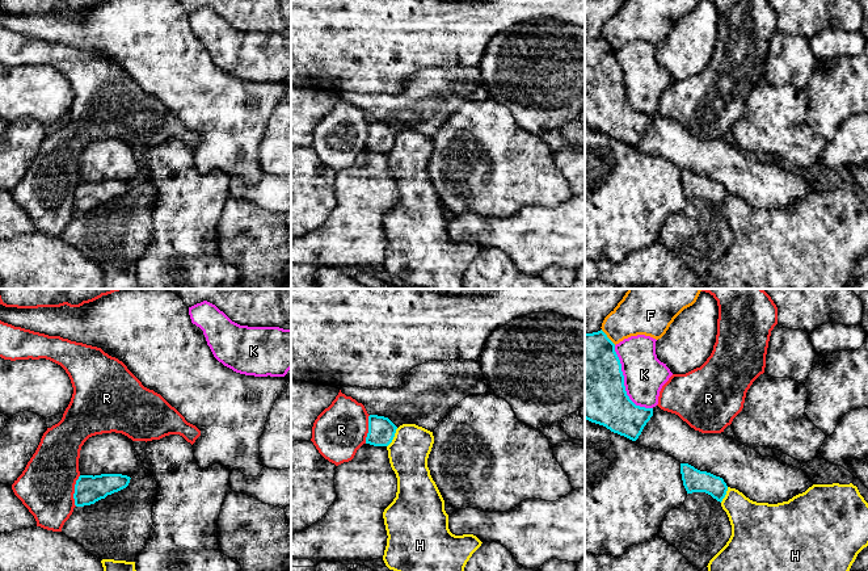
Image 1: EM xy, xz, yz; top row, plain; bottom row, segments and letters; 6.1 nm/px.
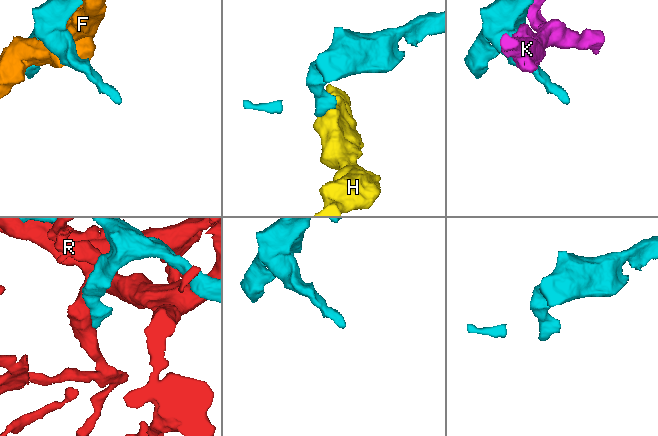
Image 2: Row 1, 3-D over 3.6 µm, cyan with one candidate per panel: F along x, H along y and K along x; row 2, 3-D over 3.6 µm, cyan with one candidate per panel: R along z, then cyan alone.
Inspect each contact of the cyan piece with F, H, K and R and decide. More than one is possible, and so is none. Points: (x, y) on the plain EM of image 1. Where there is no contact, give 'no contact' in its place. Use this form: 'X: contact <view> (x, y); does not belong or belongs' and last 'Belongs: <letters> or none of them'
F: contact yz (607, 43); does not belong
H: contact xz (394, 142); does not belong
K: contact yz (623, 89); does not belong
R: contact xy (75, 197); does not belong
Belongs: none of them

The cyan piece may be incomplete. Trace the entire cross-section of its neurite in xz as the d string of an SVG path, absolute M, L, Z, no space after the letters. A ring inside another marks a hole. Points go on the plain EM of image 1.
M370 121L366 150L388 152L395 143L396 135L397 133L388 123Z

